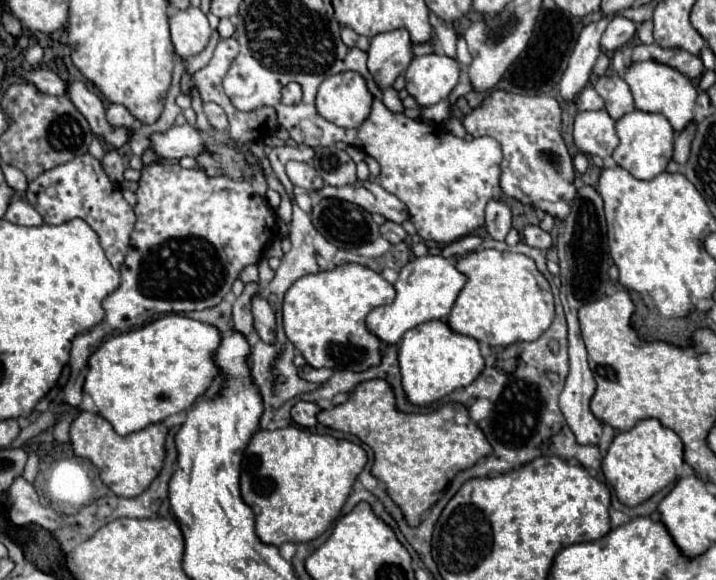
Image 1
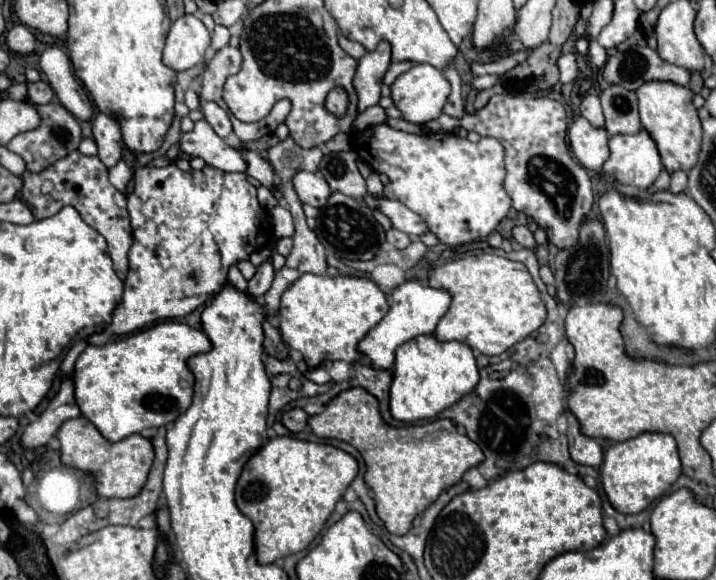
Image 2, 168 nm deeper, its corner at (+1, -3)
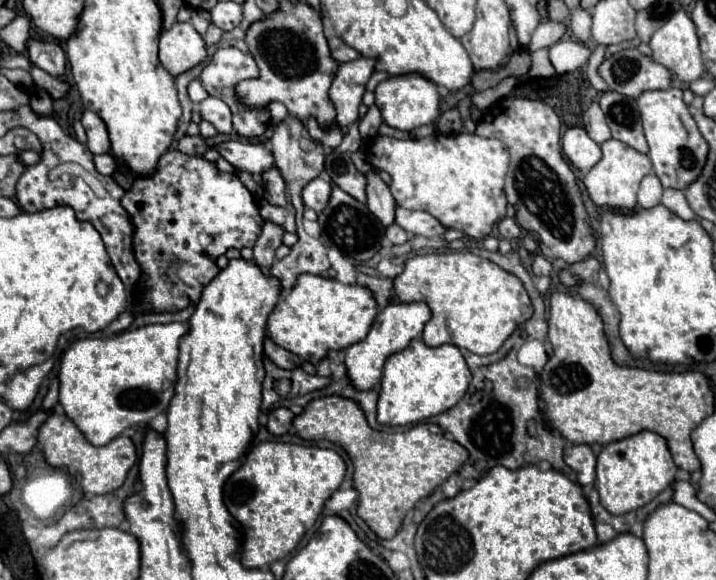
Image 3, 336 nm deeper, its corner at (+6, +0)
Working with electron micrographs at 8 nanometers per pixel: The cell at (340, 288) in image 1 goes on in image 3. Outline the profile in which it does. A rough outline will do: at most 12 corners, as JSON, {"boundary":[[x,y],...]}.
{"boundary":[[301,274],[267,336],[319,364],[361,342],[373,292]]}

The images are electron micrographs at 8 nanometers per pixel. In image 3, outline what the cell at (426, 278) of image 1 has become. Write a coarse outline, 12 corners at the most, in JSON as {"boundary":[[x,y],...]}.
{"boundary":[[395,302],[345,350],[357,390],[381,382],[387,356],[419,338],[431,308]]}

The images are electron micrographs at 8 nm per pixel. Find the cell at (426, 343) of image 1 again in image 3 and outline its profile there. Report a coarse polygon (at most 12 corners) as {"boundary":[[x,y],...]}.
{"boundary":[[415,338],[391,354],[377,420],[423,422],[465,396],[457,346]]}

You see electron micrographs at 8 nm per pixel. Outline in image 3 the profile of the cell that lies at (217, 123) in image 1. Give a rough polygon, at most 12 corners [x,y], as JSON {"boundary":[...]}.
{"boundary":[[205,98],[199,104],[203,120],[221,134],[231,134],[231,110],[223,100]]}

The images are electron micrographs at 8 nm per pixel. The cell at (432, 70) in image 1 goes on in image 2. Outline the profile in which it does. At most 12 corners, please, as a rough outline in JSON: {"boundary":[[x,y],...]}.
{"boundary":[[412,65],[392,85],[408,123],[440,117],[450,95],[444,73]]}

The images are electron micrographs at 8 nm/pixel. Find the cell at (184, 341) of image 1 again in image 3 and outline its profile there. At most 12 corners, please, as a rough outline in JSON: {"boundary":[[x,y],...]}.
{"boundary":[[181,322],[69,346],[59,404],[93,446],[167,412]]}

